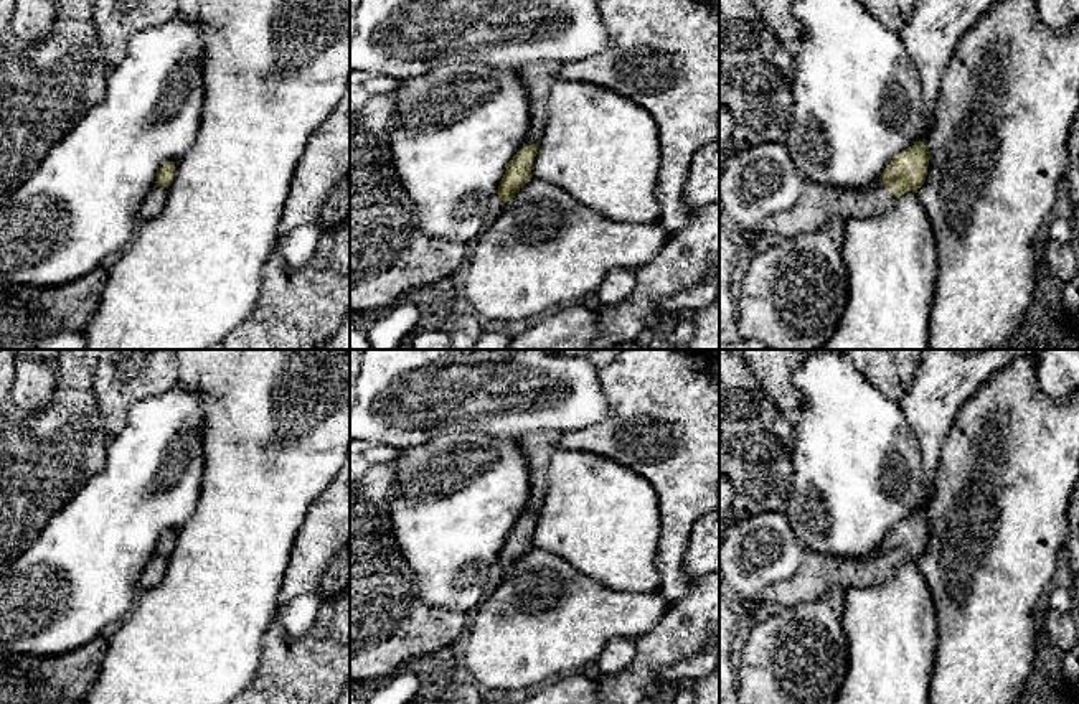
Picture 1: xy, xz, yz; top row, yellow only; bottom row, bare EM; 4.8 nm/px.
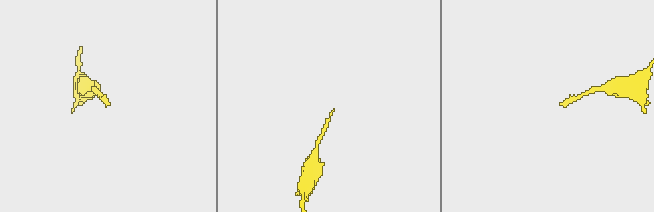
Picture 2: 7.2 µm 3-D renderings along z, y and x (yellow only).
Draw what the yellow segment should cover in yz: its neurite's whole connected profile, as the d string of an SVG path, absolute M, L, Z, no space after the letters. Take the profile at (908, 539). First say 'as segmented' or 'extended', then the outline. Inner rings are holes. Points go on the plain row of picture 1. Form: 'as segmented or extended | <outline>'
extended | M922 508L899 521L884 537L879 551L866 559L838 557L805 549L795 575L787 582L770 585L762 603L772 612L780 607L813 602L832 587L846 590L886 582L904 562L917 562L926 551L927 536L929 516Z

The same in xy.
extended | M167 531L160 537L153 559L147 564L147 567L142 570L139 577L140 589L144 590L152 589L162 580L175 544L177 544L175 531Z

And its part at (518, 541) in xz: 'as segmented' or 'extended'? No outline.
extended

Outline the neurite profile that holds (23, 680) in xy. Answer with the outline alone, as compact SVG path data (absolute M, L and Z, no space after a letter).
M101 635L63 656L0 656L0 704L84 702L107 645Z

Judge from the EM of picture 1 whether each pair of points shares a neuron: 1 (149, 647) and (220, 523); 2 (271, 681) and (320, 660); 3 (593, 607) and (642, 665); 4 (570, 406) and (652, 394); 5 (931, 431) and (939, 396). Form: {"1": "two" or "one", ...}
{"1": "one", "2": "one", "3": "two", "4": "two", "5": "one"}

